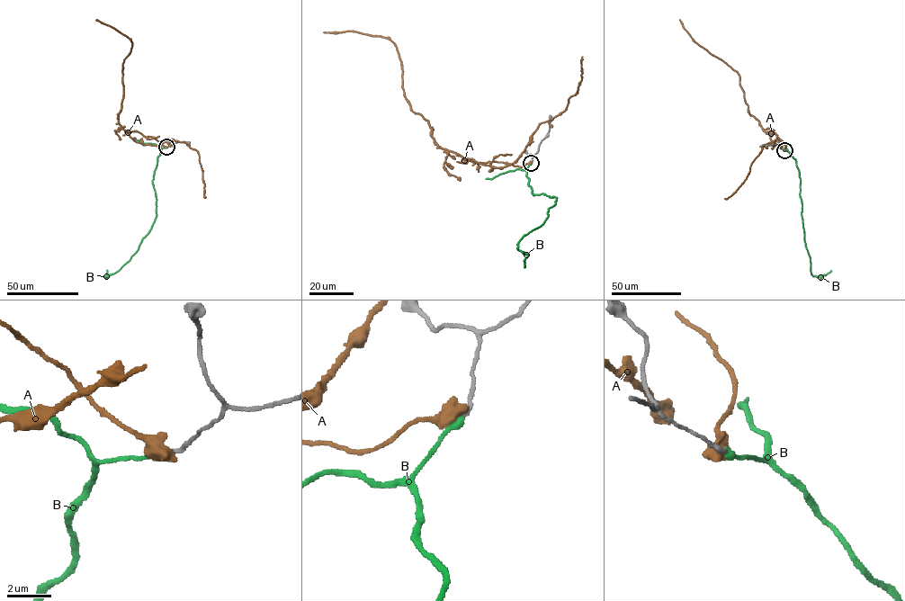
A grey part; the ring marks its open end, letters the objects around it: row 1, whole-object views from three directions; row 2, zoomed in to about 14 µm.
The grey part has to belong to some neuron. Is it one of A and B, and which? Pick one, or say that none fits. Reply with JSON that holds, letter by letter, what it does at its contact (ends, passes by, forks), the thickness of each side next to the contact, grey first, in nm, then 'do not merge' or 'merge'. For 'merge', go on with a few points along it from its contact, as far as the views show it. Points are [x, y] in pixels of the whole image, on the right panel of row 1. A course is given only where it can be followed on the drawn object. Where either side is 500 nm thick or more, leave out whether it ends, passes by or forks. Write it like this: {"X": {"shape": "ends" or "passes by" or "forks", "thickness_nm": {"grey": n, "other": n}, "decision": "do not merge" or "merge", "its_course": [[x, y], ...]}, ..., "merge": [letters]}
{"A": {"thickness_nm": {"grey": 180, "other": 600}, "decision": "do not merge"}, "B": {"shape": "ends", "thickness_nm": {"grey": 170, "other": 320}, "decision": "merge", "its_course": [[784, 150], [795, 160], [800, 174], [810, 271], [820, 278], [831, 271]]}, "merge": ["B"]}

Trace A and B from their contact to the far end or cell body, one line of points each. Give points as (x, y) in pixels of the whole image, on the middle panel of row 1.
A: (531, 163), (474, 162), (443, 149), (405, 96), (395, 44), (358, 31), (324, 32)
B: (531, 163), (526, 170), (533, 195), (557, 199), (543, 224), (520, 240), (517, 248), (527, 255), (524, 267)

